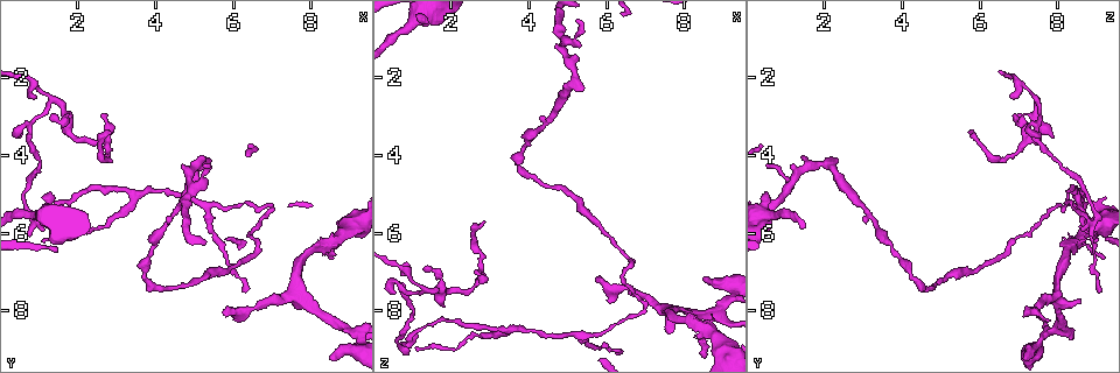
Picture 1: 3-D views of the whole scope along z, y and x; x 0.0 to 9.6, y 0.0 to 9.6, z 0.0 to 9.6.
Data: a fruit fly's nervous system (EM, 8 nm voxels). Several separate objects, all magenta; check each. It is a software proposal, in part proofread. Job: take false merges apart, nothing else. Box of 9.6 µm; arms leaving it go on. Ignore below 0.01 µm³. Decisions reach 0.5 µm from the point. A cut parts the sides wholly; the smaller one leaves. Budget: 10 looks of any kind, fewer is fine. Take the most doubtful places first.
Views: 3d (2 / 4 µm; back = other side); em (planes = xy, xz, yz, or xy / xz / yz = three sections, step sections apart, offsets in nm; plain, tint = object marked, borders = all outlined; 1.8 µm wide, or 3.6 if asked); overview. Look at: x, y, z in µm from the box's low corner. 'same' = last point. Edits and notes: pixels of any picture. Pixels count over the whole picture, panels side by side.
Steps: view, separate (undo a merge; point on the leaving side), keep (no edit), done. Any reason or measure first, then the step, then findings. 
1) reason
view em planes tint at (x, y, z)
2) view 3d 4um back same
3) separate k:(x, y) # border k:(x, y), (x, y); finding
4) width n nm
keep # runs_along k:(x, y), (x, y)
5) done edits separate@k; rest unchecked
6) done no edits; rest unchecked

sharp bend
view 3d 2um at (0.90, 5.60, 9.00)

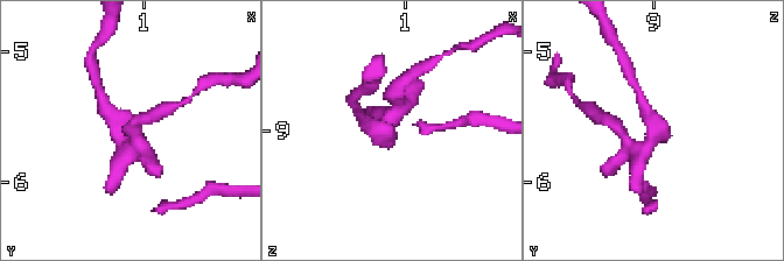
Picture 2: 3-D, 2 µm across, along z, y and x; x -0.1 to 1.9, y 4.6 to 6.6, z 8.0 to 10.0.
view em 3.6um planes tint at (0.84, 5.64, 9.02)

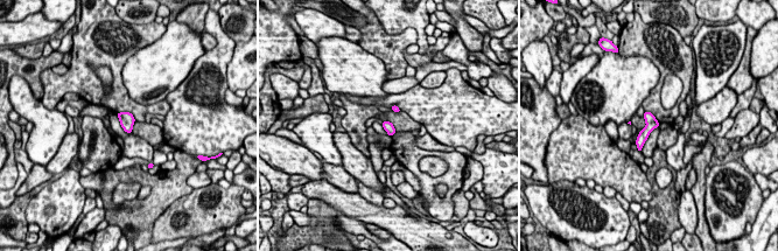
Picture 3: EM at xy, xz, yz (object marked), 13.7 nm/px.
keep # runs_along 3:(647, 114), (649, 129), (639, 145); one neuron here

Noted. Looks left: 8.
view 3d 2um at (7.60, 7.40, 8.00)

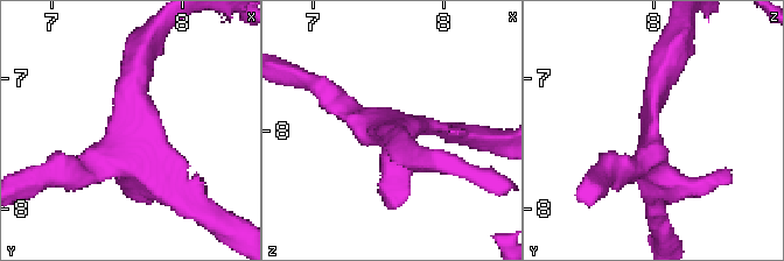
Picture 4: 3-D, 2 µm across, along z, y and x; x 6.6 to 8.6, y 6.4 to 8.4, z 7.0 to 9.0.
view em 3.6um planes tint at (7.60, 7.42, 8.00)

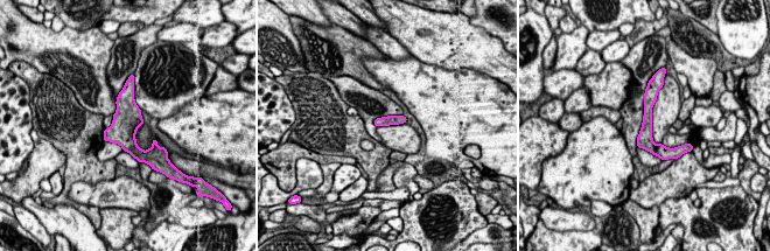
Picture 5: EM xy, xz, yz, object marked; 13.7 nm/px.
width 130 nm
keep # runs_along 5:(650, 89), (646, 139), (662, 153); one neuron here

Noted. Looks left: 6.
four arms meet
view 3d 4um at (1.25, 2.60, 7.45)

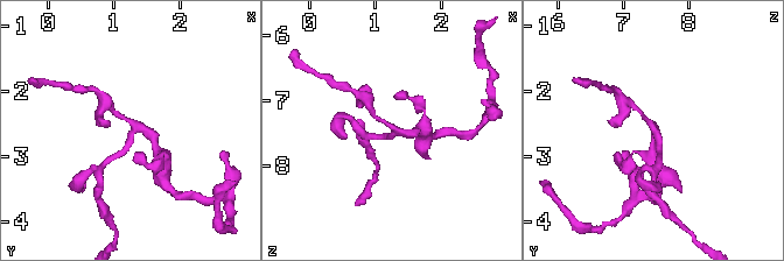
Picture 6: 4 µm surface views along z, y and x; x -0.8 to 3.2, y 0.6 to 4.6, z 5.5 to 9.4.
arms 4; need the tissue
view em yz step 4 tint at (1.30, 2.65, 7.50)

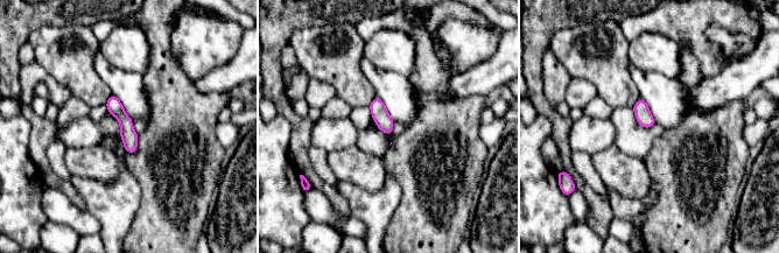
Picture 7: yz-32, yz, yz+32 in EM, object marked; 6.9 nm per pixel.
cut it another way
view em planes tint same

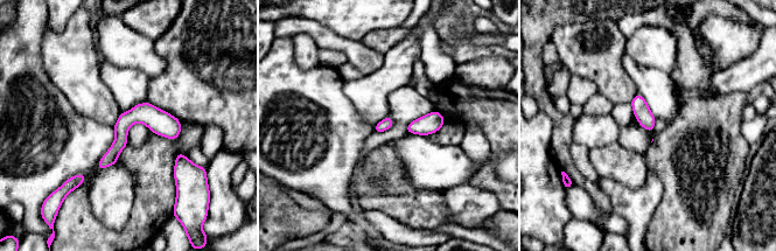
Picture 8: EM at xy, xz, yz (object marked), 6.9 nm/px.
keep # runs_along 8:(177, 130), (133, 117), (100, 165); continuous, no second neuron

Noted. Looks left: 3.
calibre changes
view em planes tint at (4.30, 5.80, 3.40)

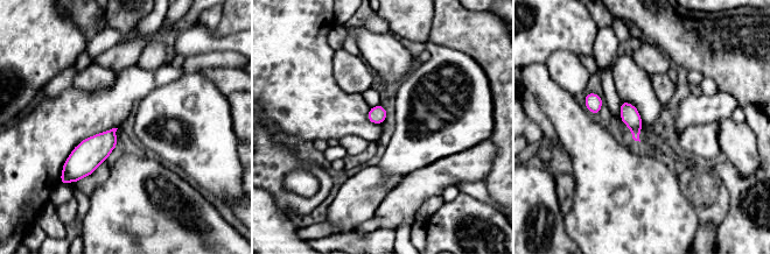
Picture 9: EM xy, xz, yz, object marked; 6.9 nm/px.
keep # all the same neuron

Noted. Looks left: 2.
done no edits; rest unchecked

